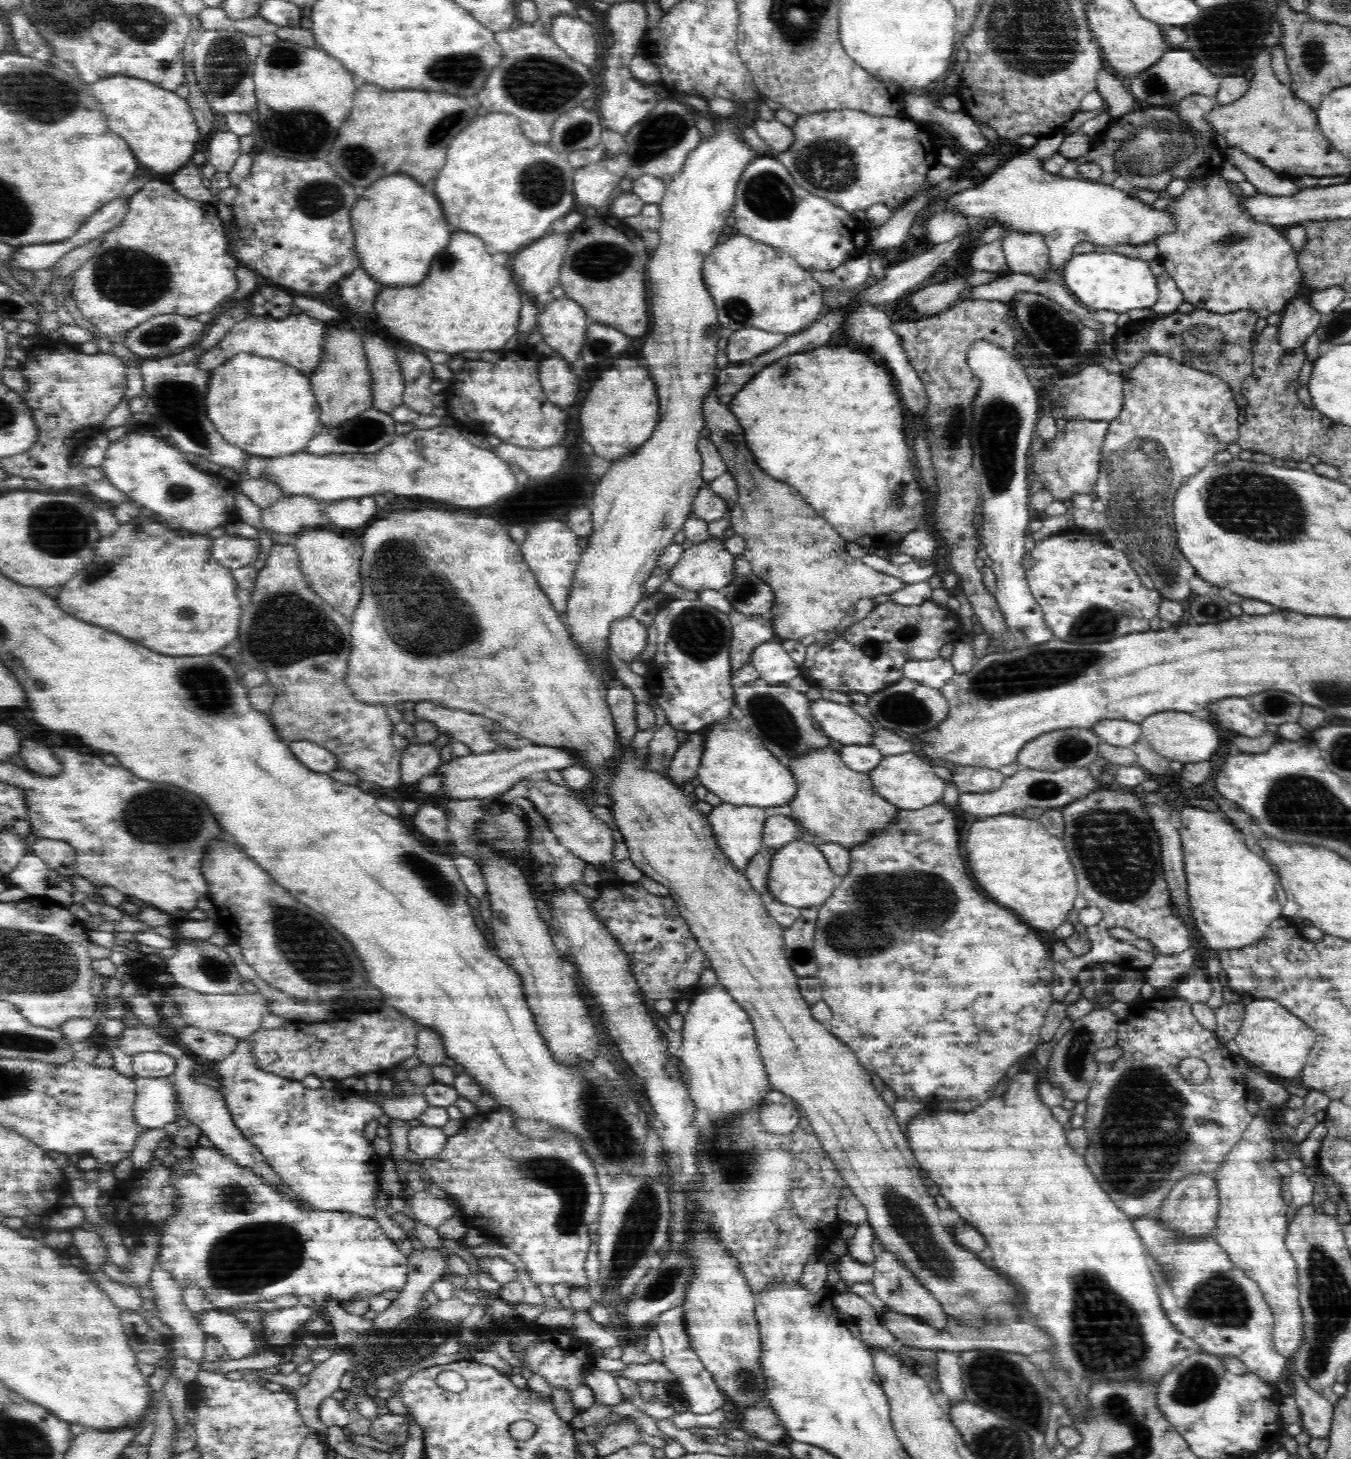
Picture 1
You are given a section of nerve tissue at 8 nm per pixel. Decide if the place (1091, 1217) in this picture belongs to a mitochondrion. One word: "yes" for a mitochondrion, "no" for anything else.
no

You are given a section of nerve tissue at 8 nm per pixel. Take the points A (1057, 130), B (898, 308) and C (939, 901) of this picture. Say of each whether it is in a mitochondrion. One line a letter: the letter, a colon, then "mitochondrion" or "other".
A: other
B: other
C: mitochondrion

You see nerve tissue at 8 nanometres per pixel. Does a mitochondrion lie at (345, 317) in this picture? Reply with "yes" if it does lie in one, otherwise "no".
no

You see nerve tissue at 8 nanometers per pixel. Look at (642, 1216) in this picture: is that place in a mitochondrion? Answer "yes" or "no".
yes

